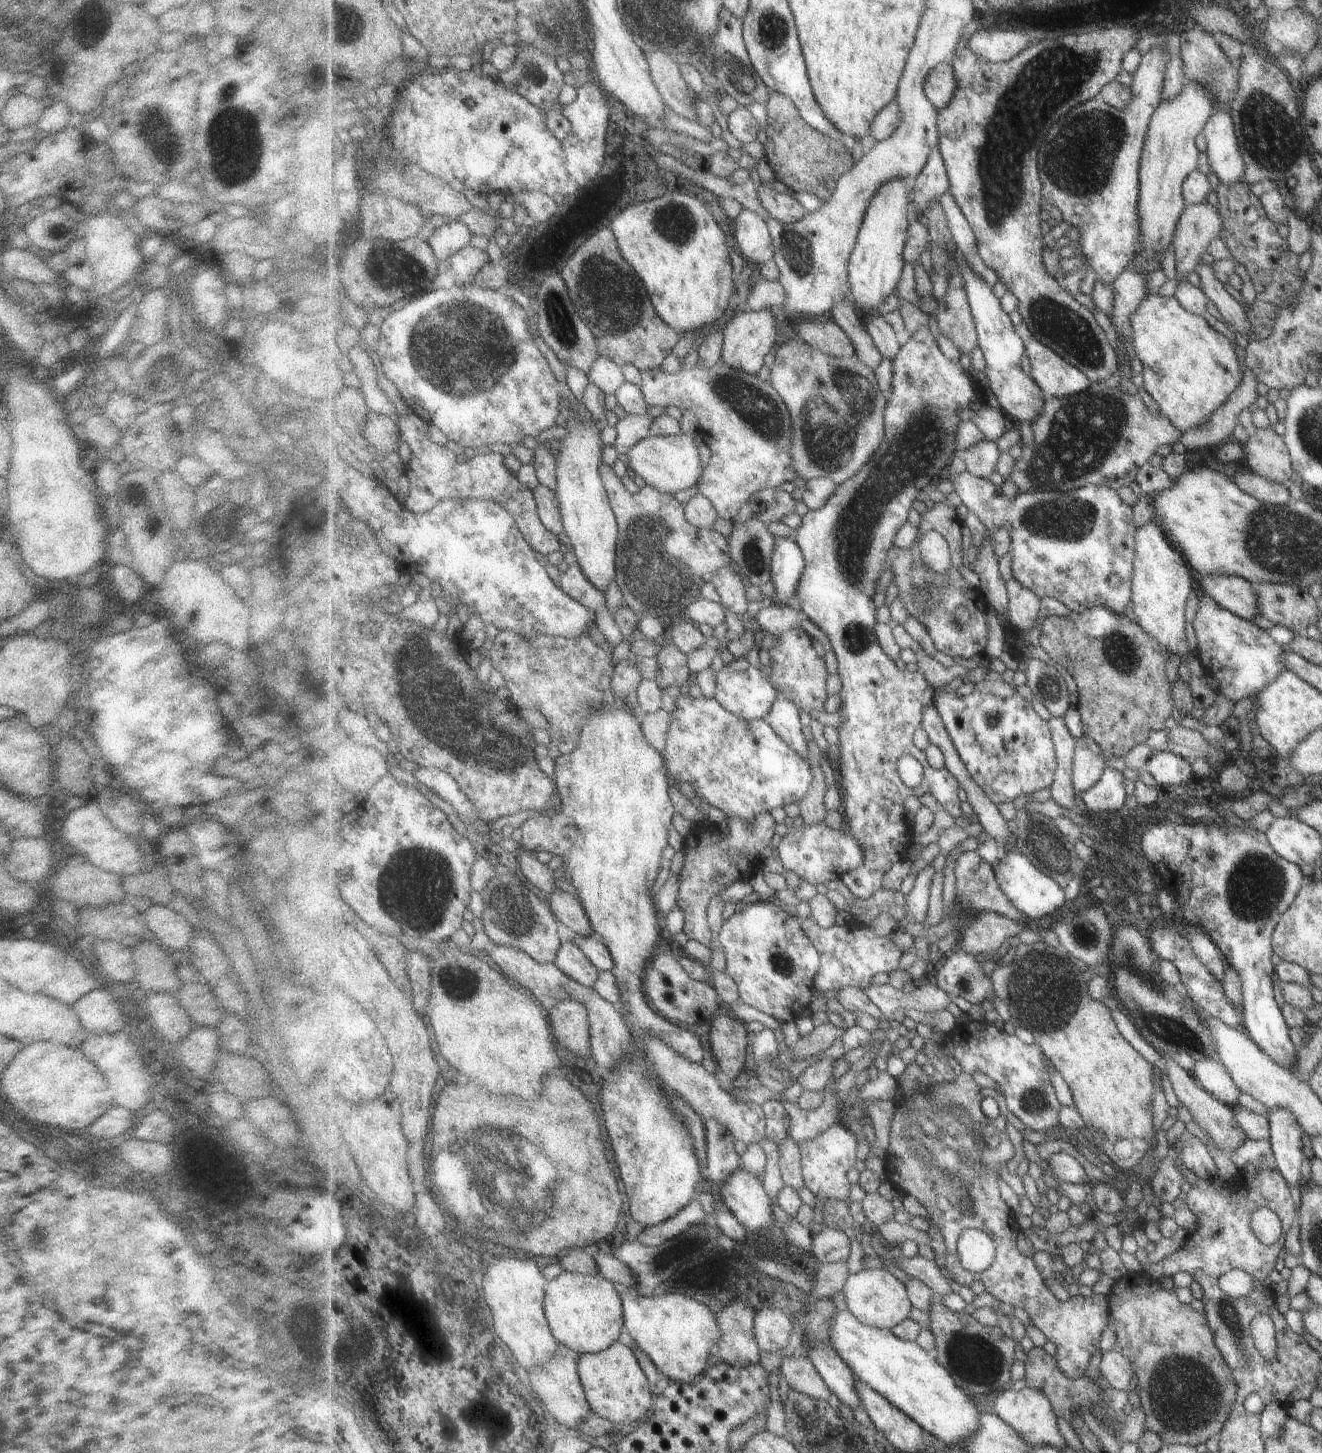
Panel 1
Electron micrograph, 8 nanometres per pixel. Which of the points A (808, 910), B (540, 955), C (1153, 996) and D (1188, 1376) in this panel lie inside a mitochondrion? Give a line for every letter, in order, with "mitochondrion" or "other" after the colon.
A: other
B: other
C: mitochondrion
D: mitochondrion

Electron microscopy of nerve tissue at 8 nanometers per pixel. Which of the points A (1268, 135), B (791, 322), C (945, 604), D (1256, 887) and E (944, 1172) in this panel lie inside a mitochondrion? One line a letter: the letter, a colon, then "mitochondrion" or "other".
A: mitochondrion
B: other
C: mitochondrion
D: mitochondrion
E: mitochondrion

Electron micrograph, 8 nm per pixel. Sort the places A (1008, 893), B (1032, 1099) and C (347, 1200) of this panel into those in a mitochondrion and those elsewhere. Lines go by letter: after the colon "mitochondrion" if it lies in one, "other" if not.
A: other
B: mitochondrion
C: other

